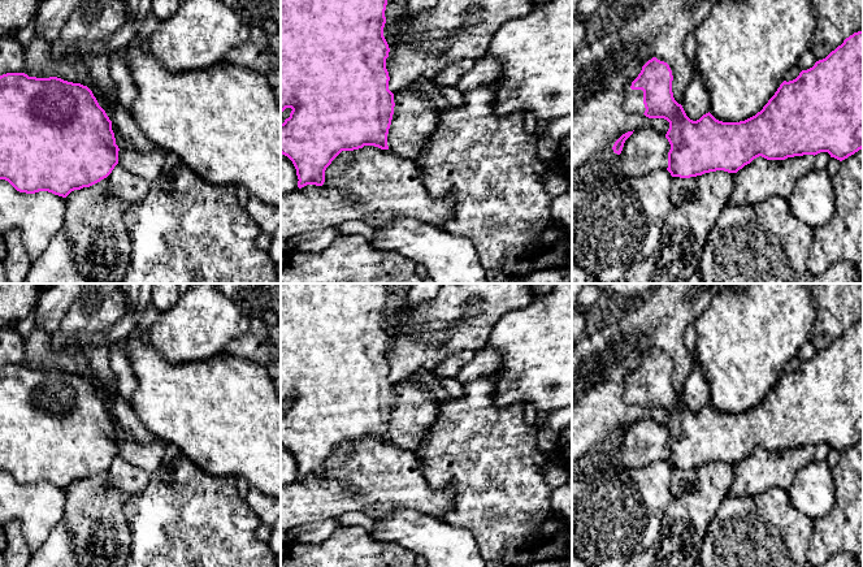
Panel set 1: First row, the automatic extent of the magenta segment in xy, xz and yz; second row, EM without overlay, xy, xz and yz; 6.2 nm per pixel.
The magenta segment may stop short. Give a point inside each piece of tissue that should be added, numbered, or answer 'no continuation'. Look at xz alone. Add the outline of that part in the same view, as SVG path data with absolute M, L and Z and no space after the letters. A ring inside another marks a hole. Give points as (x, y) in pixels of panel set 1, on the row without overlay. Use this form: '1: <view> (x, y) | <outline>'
no continuation

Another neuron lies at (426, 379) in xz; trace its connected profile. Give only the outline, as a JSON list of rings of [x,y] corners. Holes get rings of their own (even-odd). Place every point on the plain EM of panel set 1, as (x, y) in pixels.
[[[420,368],[411,377],[421,388],[425,388],[430,391],[430,394],[435,398],[438,406],[441,406],[443,401],[448,398],[447,390],[442,385],[442,377],[435,372]]]

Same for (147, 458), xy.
[[[159,438],[147,445],[122,440],[118,442],[118,456],[126,463],[152,475],[159,469],[166,446],[168,443]]]

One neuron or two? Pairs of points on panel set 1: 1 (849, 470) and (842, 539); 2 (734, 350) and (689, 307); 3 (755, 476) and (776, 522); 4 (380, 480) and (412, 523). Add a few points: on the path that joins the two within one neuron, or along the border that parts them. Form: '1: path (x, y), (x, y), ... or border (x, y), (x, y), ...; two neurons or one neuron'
1: path (849, 487), (849, 511), (844, 516), (844, 522); one neuron
2: border (714, 297), (693, 325); two neurons
3: border (786, 489), (771, 487), (758, 493), (733, 497); two neurons
4: border (433, 515), (399, 509), (374, 519); two neurons

